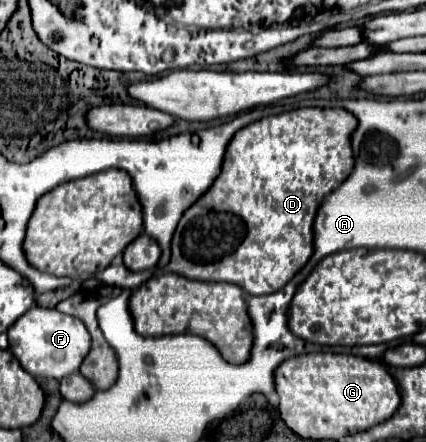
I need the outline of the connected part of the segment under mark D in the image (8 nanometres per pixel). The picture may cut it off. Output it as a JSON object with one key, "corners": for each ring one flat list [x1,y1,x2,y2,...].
{"corners":[[298,108,298,110,290,110,290,112,282,112,278,116,268,116,258,120,256,124,248,124,246,128,238,130,236,136,232,138,232,142,226,148,226,156,224,156,224,166,222,172,218,176,218,180,212,184,212,188,196,202,190,206,190,210,182,216,182,222,178,224,176,232,174,232,174,240,172,240,172,258,168,262,168,266,164,268,166,272,176,272,182,274,186,278,192,280,206,280,206,282,230,282,230,284,238,284,242,290,246,290,248,294,254,296,262,296,262,294,274,294,278,290,282,290,310,260,310,256,314,254,314,232,312,232,312,224,316,218,316,212,320,208,320,202,334,190,338,188,354,170,354,152,352,152,352,132,358,128,358,120,356,116,352,116,348,110,342,108]]}

